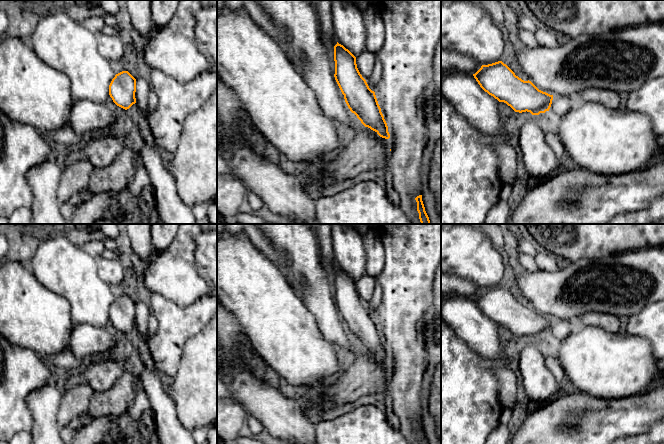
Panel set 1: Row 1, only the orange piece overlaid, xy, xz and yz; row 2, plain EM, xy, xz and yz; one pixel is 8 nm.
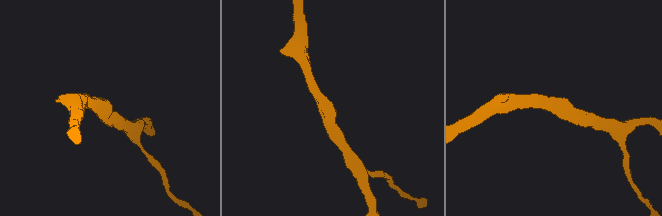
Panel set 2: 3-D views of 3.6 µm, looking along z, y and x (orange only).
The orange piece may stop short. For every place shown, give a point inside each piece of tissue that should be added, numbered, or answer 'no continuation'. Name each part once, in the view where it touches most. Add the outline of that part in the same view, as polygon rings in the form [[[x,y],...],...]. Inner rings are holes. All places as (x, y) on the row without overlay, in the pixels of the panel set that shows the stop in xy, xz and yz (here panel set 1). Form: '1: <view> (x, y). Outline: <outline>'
no continuation

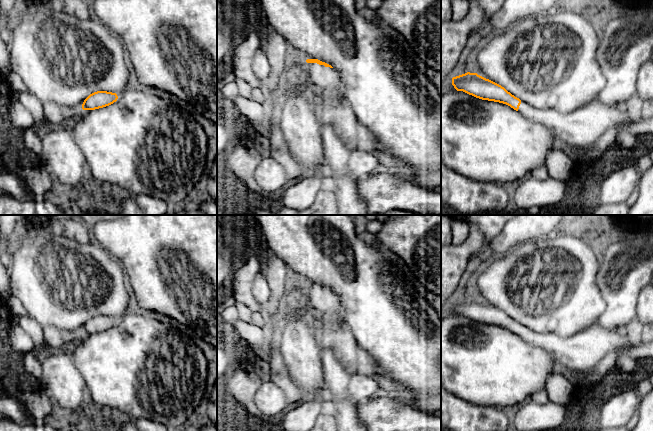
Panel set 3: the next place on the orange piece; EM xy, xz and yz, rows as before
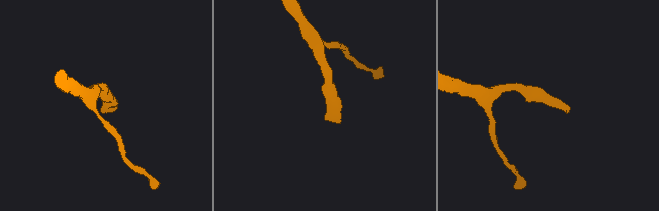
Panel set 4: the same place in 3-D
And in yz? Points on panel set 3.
1: yz (579, 354). Outline: [[[596,323],[569,338],[537,334],[523,325],[518,336],[529,344],[544,348],[564,371],[578,375],[590,372],[609,352],[624,353],[642,342],[638,335],[634,336],[628,330],[607,330]]]

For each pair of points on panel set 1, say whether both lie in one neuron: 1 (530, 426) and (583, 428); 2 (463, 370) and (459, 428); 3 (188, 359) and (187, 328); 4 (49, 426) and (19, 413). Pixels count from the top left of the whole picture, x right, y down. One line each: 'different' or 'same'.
1: same
2: same
3: different
4: different

